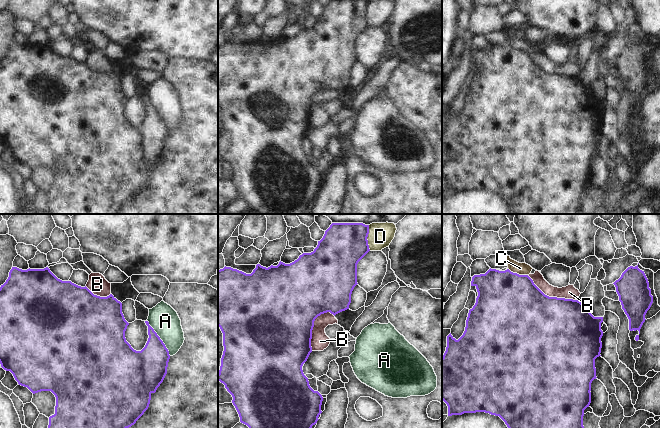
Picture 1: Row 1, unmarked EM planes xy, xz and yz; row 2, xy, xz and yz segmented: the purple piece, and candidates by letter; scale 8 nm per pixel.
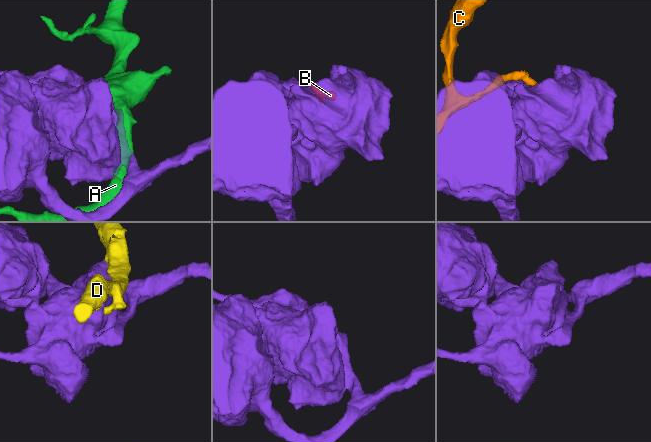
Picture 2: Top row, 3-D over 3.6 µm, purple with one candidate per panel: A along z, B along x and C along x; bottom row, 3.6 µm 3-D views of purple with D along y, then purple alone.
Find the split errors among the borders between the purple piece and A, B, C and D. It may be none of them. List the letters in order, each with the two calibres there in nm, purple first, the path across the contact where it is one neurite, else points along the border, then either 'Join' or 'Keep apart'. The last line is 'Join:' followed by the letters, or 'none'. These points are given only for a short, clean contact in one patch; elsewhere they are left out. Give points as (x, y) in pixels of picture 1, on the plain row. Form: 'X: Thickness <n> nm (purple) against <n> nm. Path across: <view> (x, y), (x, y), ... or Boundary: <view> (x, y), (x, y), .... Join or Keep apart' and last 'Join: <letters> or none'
A: Thickness 300 nm (purple) against 220 nm. Keep apart
B: Thickness 500 nm (purple) against 110 nm. Keep apart
C: Thickness 500 nm (purple) against 100 nm. Boundary: yz (508, 44), (513, 48), (527, 51). Keep apart
D: Thickness 360 nm (purple) against 200 nm. Keep apart
Join: none.

